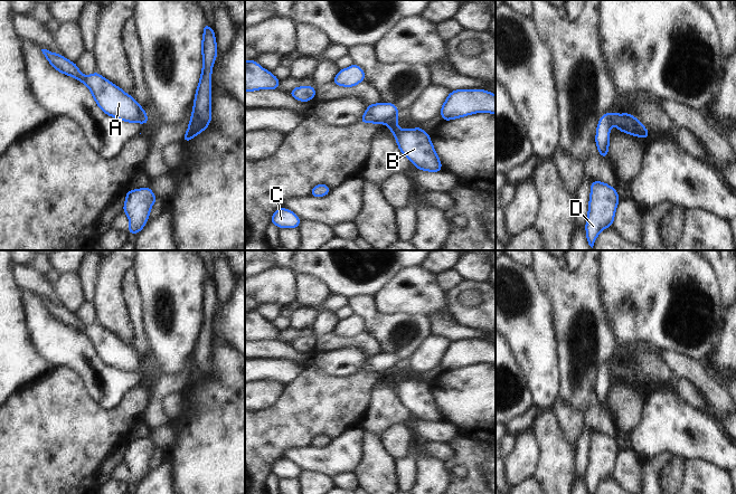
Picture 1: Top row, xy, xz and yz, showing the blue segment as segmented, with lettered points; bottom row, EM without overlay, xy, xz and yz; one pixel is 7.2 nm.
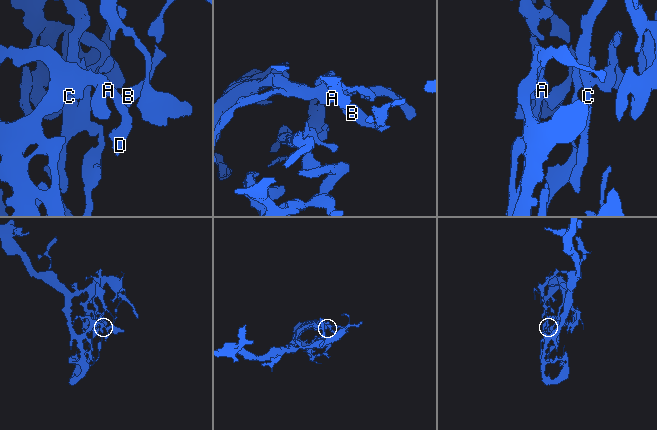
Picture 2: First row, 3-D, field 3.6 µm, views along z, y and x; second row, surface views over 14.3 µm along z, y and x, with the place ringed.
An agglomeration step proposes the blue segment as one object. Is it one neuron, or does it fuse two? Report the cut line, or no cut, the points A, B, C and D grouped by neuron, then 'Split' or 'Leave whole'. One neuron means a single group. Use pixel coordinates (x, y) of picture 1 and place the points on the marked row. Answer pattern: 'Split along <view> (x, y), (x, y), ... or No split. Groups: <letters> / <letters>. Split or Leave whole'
Split along xz (396, 116), (393, 116), (387, 123). Groups: A C D / B. Split

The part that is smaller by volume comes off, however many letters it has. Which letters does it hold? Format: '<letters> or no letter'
B

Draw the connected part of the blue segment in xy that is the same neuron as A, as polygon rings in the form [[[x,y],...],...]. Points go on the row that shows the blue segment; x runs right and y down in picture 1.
[[[41,49],[41,51],[56,70],[84,83],[105,114],[124,122],[142,123],[143,125],[149,123],[145,111],[140,104],[97,72],[84,76],[77,68],[76,63],[72,63],[60,54],[53,54],[47,49]]]

